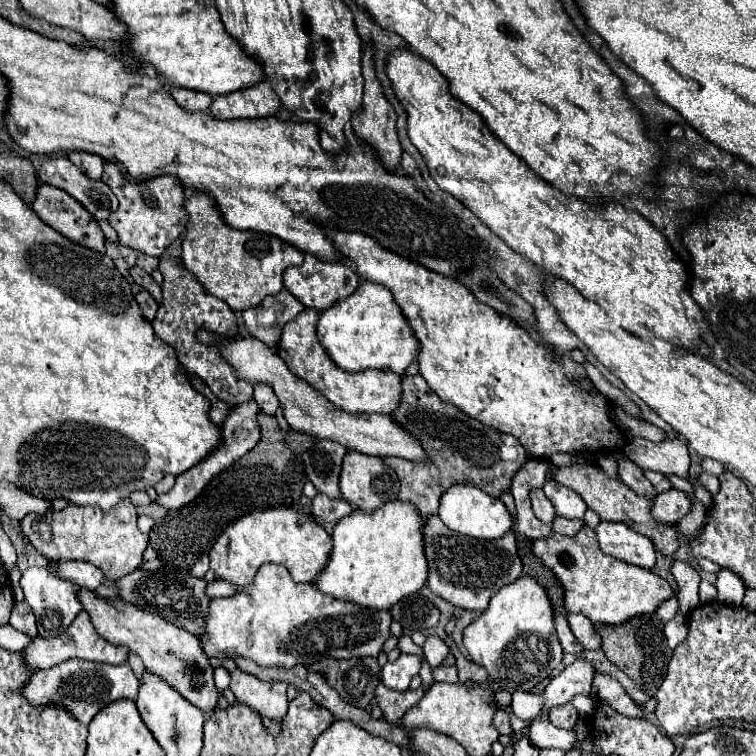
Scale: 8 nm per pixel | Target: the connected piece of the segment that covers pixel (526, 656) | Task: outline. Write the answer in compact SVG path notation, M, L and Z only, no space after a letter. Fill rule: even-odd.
M527 574L519 576L491 598L489 608L465 628L463 644L471 660L489 670L491 680L511 694L517 690L535 690L535 686L549 680L553 668L563 660L551 600L545 588Z

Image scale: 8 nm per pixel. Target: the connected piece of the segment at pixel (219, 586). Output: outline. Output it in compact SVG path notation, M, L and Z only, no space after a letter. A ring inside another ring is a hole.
M215 580L215 582L211 582L211 584L207 586L207 594L209 594L211 598L229 598L231 594L233 594L233 596L237 594L237 586L233 586L233 584L225 582L225 580Z

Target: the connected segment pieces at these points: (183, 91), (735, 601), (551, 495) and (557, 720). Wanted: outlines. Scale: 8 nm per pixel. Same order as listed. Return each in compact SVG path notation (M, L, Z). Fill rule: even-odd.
M173 86L171 88L171 96L185 110L209 110L209 106L213 102L213 96L211 94L197 92L197 90L189 90L189 88L181 88L181 86Z
M721 570L717 574L717 590L719 590L719 602L727 606L741 606L741 600L745 596L745 582L737 578L731 570Z
M549 480L549 482L545 482L543 492L551 500L551 504L555 506L559 516L563 516L563 518L583 518L587 506L575 490L567 488L567 486L563 486L555 480Z
M571 704L553 706L549 710L549 722L557 728L573 728L575 726L575 714L577 714L577 710Z

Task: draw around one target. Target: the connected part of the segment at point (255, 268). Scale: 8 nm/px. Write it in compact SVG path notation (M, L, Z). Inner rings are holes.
M191 192L185 202L185 210L189 212L189 222L181 260L205 290L225 300L233 312L259 306L267 296L277 294L283 288L283 272L289 266L299 266L303 262L303 252L277 236L229 228L229 224L221 220L217 206L211 204L209 194Z

